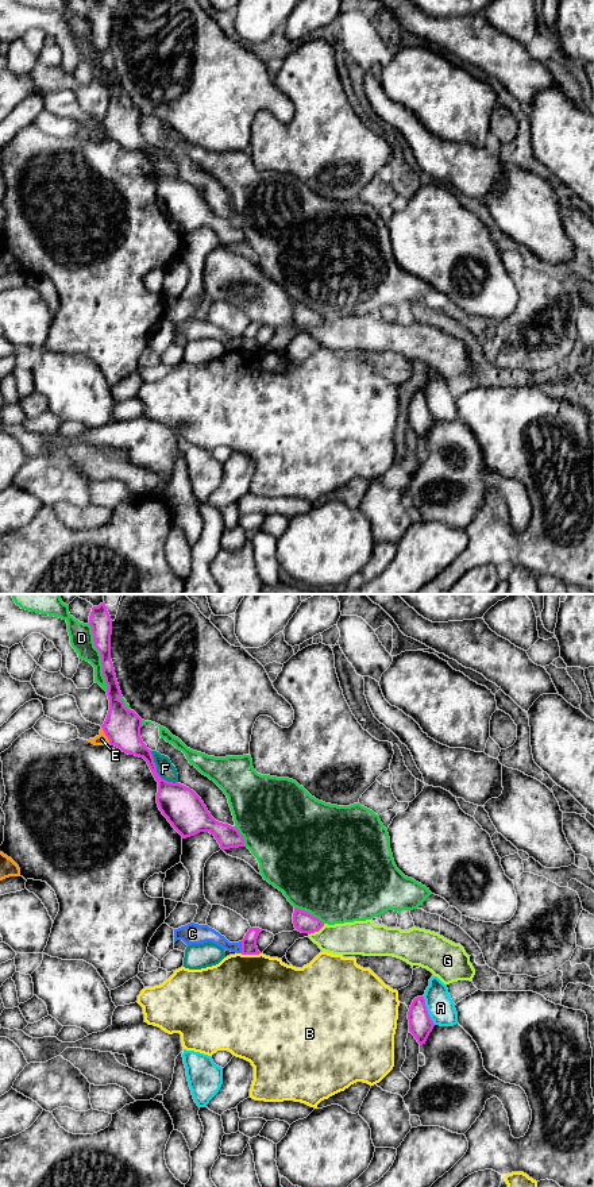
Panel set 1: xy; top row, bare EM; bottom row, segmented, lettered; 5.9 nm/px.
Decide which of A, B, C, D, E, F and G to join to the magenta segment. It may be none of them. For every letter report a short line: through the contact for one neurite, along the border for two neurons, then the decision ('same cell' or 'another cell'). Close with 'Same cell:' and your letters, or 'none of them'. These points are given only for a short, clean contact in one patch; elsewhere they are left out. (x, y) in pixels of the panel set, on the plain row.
A: another cell
B: another cell
C: line xy (242, 336), (239, 347); another cell
D: another cell
E: line xy (101, 122), (110, 137); another cell
F: another cell
G: another cell
Same cell: none of them

